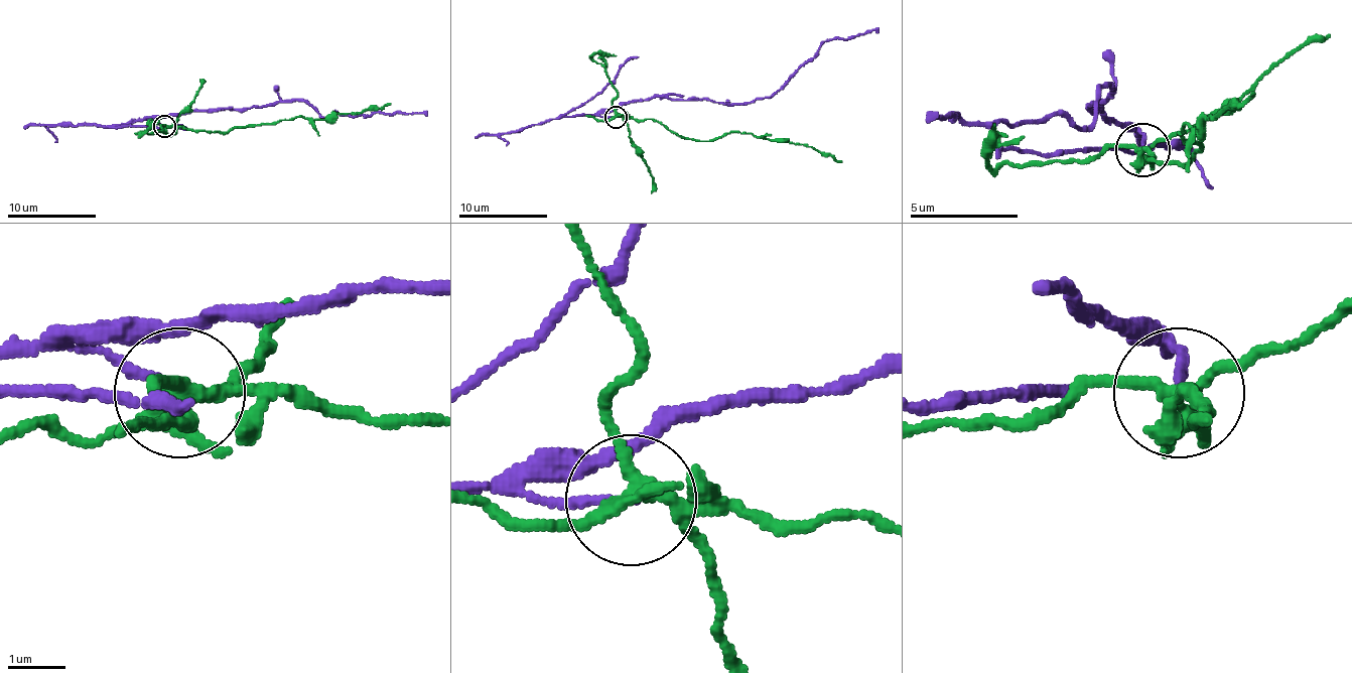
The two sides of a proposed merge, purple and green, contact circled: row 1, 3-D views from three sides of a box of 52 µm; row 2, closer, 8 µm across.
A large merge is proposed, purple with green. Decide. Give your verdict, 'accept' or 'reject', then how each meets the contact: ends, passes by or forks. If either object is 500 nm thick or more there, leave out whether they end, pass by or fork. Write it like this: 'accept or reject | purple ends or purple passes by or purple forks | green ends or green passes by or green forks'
reject | purple ends | green forks

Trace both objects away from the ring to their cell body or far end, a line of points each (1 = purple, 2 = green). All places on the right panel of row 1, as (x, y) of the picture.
1: (1144, 148), (1138, 132), (1095, 111), (1111, 89), (1101, 89), (1085, 127), (1063, 116), (1015, 127), (928, 111)
2: (1144, 148), (1150, 159), (1182, 164), (1204, 143), (1188, 143), (1182, 127), (1198, 132), (1209, 116), (1252, 94)

